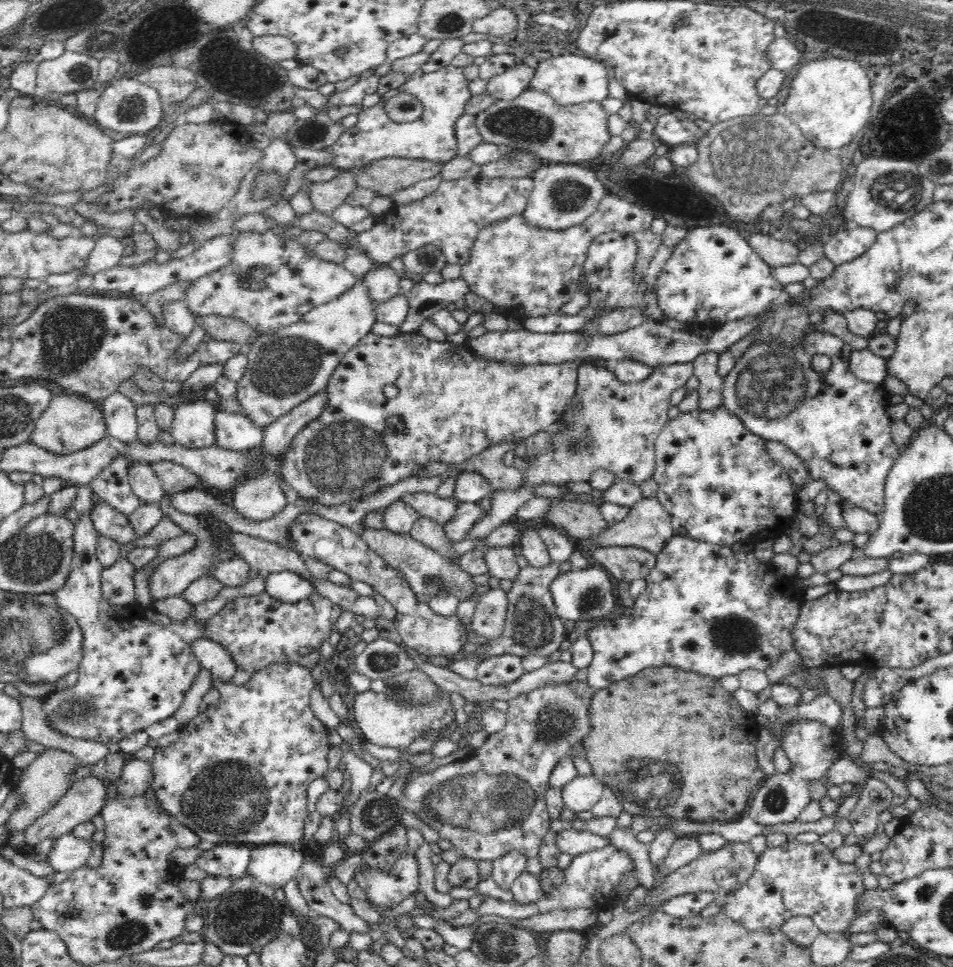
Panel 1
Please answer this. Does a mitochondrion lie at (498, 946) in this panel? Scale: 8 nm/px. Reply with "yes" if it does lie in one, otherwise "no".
yes

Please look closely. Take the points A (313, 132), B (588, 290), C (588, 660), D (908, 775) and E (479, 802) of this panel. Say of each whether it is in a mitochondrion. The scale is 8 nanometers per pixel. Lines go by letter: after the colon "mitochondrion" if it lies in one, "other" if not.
A: mitochondrion
B: other
C: other
D: other
E: mitochondrion

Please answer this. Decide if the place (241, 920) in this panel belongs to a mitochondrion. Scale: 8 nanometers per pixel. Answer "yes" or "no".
yes

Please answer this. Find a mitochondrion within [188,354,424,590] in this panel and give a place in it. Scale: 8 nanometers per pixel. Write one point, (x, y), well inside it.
(347, 456)

